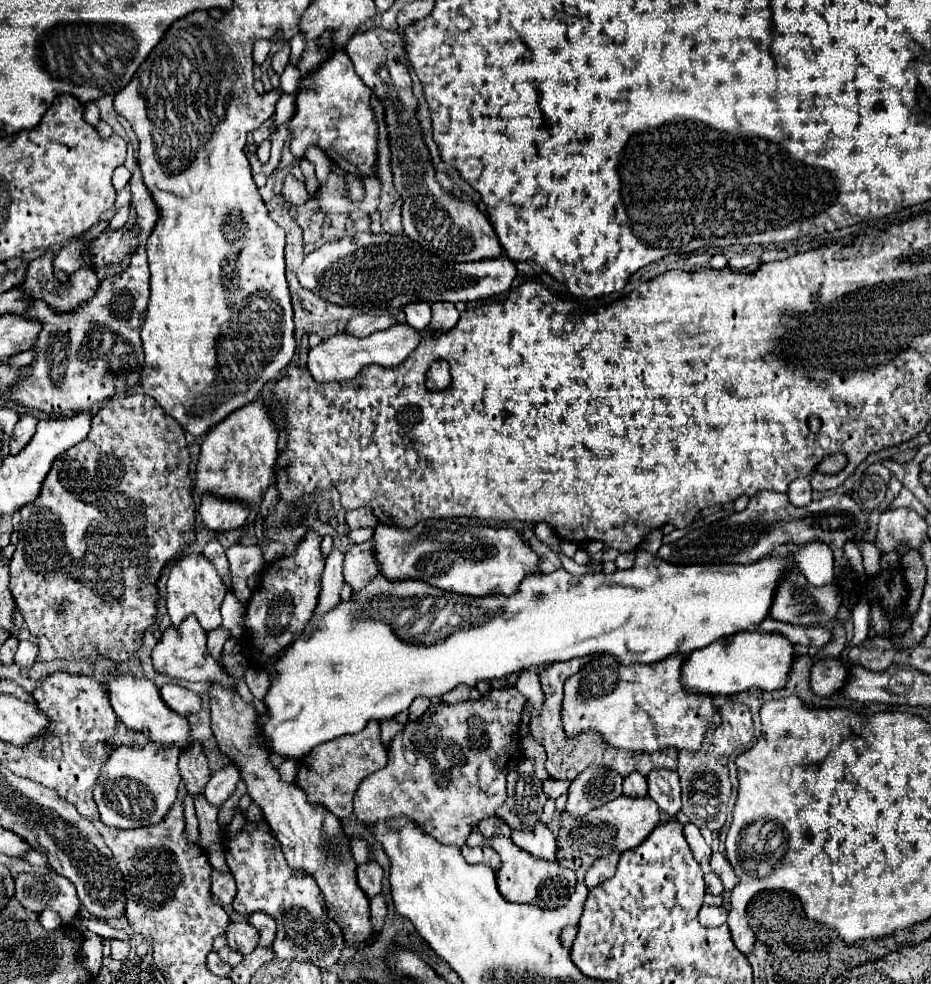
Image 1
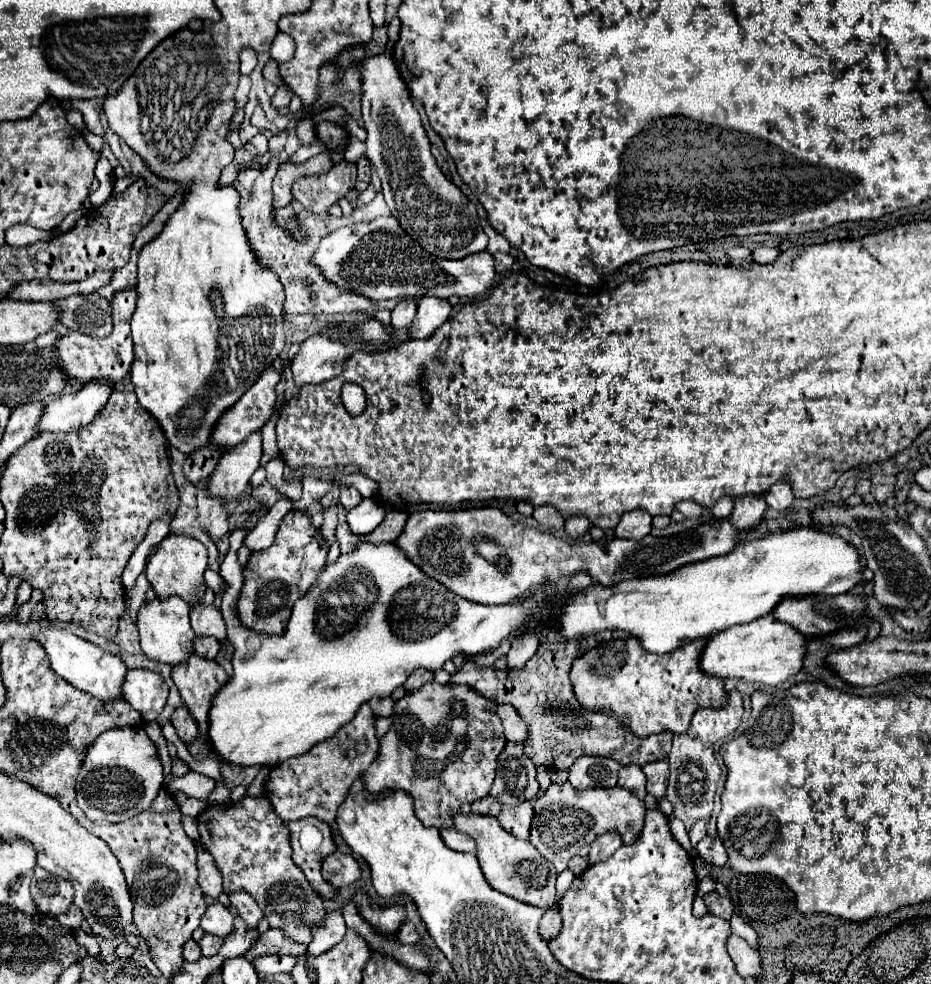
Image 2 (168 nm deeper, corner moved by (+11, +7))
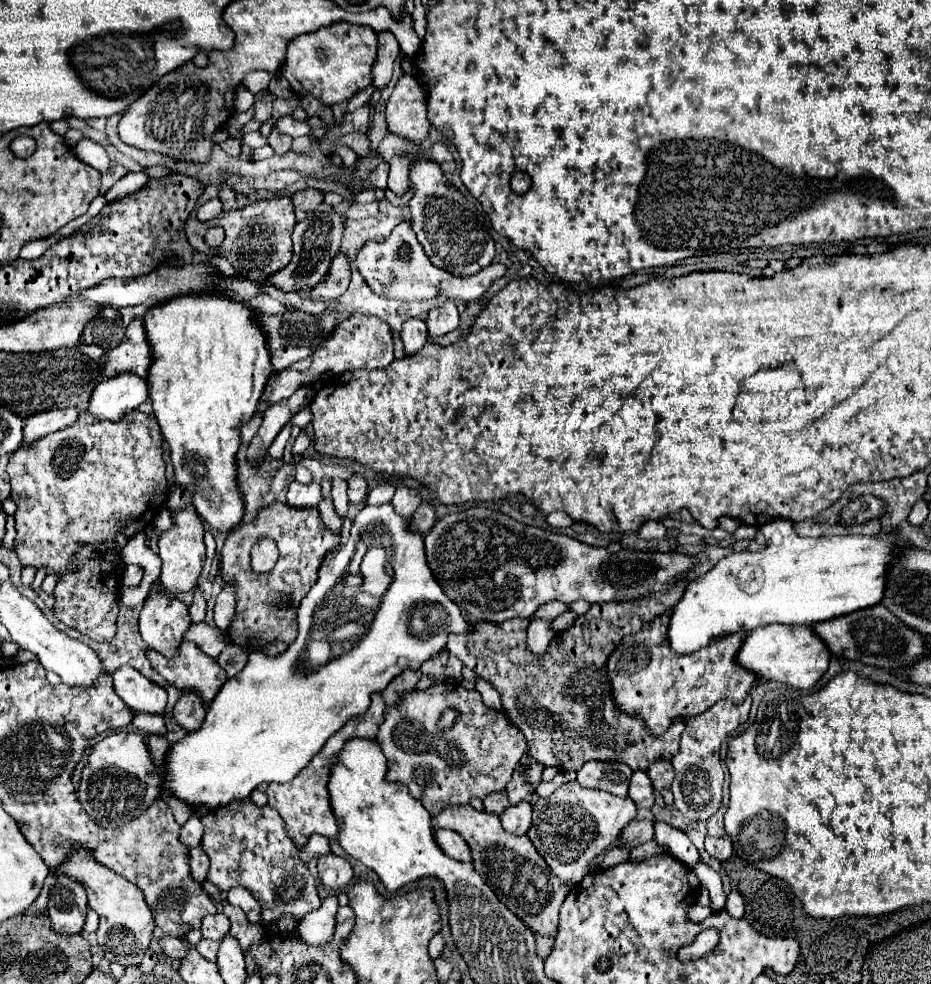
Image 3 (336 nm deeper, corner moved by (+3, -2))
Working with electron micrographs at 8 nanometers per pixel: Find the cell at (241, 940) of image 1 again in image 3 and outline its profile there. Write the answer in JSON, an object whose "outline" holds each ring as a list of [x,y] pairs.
{"outline":[[[216,913],[216,915],[206,915],[202,919],[202,937],[206,939],[212,939],[212,941],[220,941],[230,929],[230,921],[224,913]]]}

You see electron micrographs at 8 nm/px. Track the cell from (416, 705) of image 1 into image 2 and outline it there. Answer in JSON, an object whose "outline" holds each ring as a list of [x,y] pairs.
{"outline":[[[416,670],[416,672],[412,672],[412,676],[404,682],[404,690],[406,692],[414,692],[414,690],[418,690],[418,688],[422,688],[424,684],[428,684],[428,682],[432,682],[432,672],[428,672],[428,670]]]}

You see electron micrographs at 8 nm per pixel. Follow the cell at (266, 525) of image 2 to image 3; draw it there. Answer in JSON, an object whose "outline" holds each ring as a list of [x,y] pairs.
{"outline":[[[294,481],[288,487],[286,499],[288,499],[288,505],[292,505],[292,507],[316,507],[322,499],[320,485],[314,481],[310,485],[302,485],[302,483]]]}

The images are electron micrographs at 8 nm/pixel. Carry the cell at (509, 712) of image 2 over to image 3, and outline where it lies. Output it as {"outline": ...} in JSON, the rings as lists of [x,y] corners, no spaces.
{"outline":[[[476,677],[476,691],[482,695],[482,701],[484,701],[488,707],[502,711],[500,695],[498,695],[498,691],[496,691],[488,681],[482,681],[480,677]]]}

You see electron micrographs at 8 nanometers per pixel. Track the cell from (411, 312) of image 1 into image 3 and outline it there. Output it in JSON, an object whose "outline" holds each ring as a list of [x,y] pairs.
{"outline":[[[408,319],[404,323],[404,329],[402,329],[402,341],[404,341],[406,355],[420,351],[428,343],[426,323],[422,319]]]}

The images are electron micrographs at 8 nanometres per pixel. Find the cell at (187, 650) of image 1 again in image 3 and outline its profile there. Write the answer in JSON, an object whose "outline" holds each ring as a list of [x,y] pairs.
{"outline":[[[168,591],[150,593],[138,617],[138,627],[144,643],[164,657],[174,657],[182,635],[190,627],[188,607]]]}

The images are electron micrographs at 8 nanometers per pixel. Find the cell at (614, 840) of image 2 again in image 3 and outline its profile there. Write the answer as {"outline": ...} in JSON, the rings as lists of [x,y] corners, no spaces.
{"outline":[[[644,819],[644,821],[632,821],[620,835],[620,845],[630,845],[630,847],[636,847],[644,841],[650,841],[654,837],[654,823],[656,821],[650,821],[650,819]]]}

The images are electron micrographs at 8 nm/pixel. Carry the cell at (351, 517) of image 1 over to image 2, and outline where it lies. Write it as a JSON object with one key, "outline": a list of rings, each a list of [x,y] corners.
{"outline":[[[340,488],[340,506],[350,512],[352,508],[356,508],[356,504],[360,504],[362,494],[356,488]]]}

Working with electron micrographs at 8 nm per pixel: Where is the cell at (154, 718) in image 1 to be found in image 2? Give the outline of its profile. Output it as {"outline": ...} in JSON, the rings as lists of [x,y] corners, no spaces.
{"outline":[[[44,630],[38,636],[38,642],[46,648],[46,654],[48,654],[50,664],[56,670],[56,674],[62,676],[64,680],[68,680],[78,690],[84,690],[104,702],[124,698],[120,692],[120,686],[124,684],[124,674],[128,672],[128,666],[118,656],[114,656],[114,654],[98,648],[96,644],[86,642],[66,630]]]}

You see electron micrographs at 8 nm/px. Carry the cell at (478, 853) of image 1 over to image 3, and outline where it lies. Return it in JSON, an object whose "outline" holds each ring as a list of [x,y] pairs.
{"outline":[[[434,829],[434,839],[438,847],[442,849],[442,853],[448,855],[450,859],[470,861],[470,849],[458,833],[448,831],[448,829]]]}

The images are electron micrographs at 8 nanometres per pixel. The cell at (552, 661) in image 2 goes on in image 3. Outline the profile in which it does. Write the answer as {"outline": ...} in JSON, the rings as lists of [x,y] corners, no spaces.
{"outline":[[[682,577],[676,587],[644,599],[596,603],[570,629],[558,633],[542,657],[534,657],[528,651],[526,629],[530,619],[522,617],[504,621],[502,625],[472,623],[472,633],[450,633],[446,647],[478,677],[494,685],[500,693],[504,713],[528,741],[528,755],[544,767],[578,771],[588,759],[600,759],[626,763],[632,771],[646,771],[650,763],[662,757],[672,759],[678,753],[684,721],[674,721],[660,737],[648,733],[642,717],[622,713],[616,707],[606,661],[626,633],[640,631],[644,623],[672,609],[686,585],[688,579]]]}

